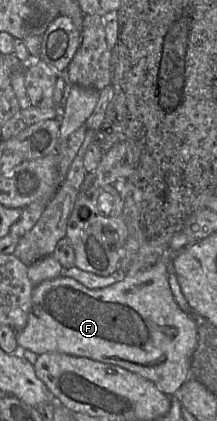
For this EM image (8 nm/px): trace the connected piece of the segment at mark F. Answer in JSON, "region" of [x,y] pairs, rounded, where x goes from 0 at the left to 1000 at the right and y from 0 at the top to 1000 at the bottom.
{"region":[[[783,599],[696,637],[585,653],[525,677],[410,686],[327,658],[272,656],[152,682],[120,774],[74,791],[88,827],[171,843],[226,836],[392,848],[581,876],[700,907],[756,936],[816,941],[885,893],[885,850],[912,819],[912,767],[811,720],[774,672]]]}

